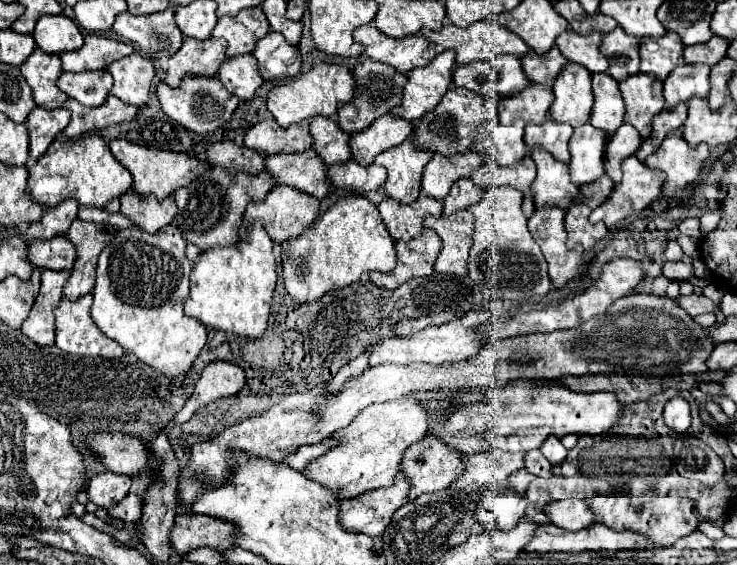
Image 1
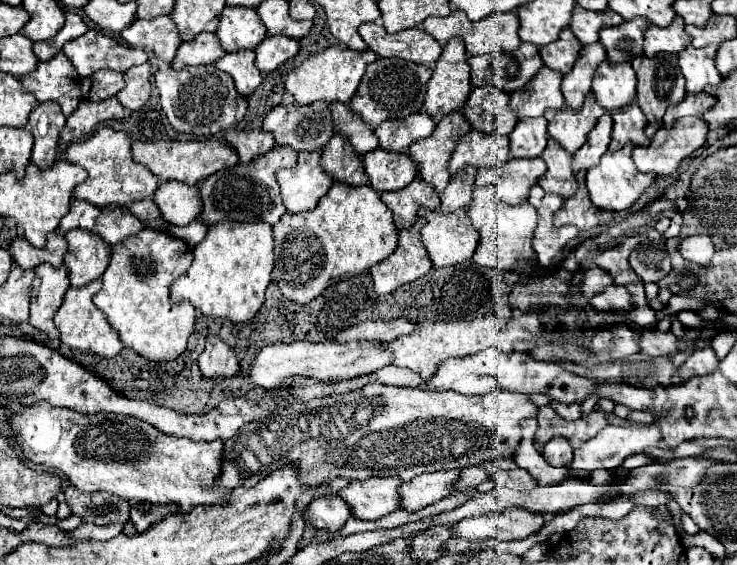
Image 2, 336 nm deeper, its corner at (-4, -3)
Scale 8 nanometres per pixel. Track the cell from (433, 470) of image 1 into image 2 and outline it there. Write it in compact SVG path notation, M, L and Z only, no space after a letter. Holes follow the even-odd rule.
M370 477L364 481L350 481L342 489L342 499L350 503L354 517L364 521L376 521L398 509L398 477Z

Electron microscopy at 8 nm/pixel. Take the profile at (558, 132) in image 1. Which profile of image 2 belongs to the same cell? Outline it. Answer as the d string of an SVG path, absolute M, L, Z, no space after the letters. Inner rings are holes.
M590 93L580 111L570 111L570 109L546 111L544 117L548 121L550 137L556 139L566 151L576 153L586 143L586 135L592 131L602 113L606 111L598 107L594 93Z

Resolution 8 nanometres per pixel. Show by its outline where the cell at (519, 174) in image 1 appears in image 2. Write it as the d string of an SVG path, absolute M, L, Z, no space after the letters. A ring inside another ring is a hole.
M510 159L506 165L496 165L498 181L492 185L496 195L508 203L520 203L528 197L530 187L546 173L546 163L538 159Z

